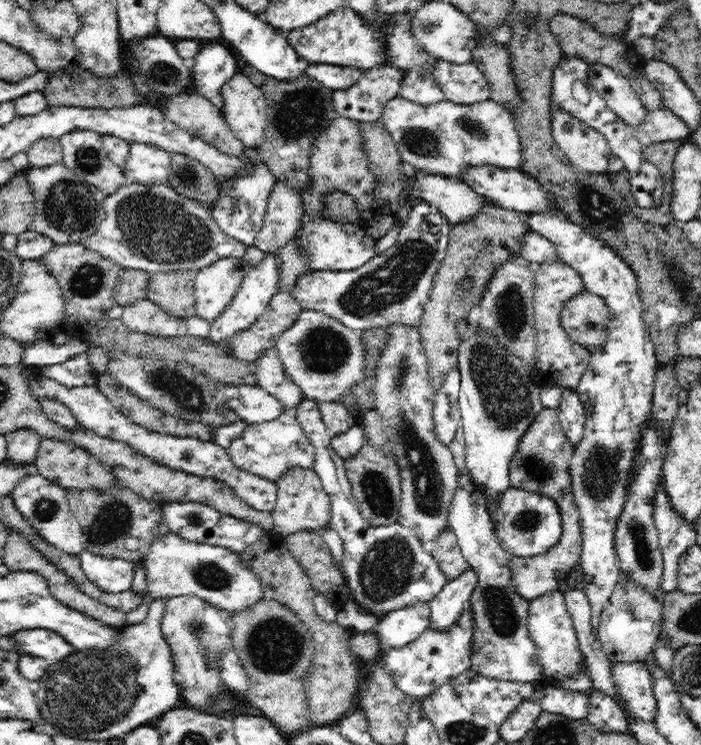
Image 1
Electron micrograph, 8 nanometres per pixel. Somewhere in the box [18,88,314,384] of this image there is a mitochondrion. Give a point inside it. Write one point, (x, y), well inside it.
(160, 229)

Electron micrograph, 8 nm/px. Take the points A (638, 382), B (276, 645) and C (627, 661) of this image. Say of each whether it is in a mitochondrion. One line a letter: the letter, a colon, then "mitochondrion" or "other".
A: other
B: mitochondrion
C: other

